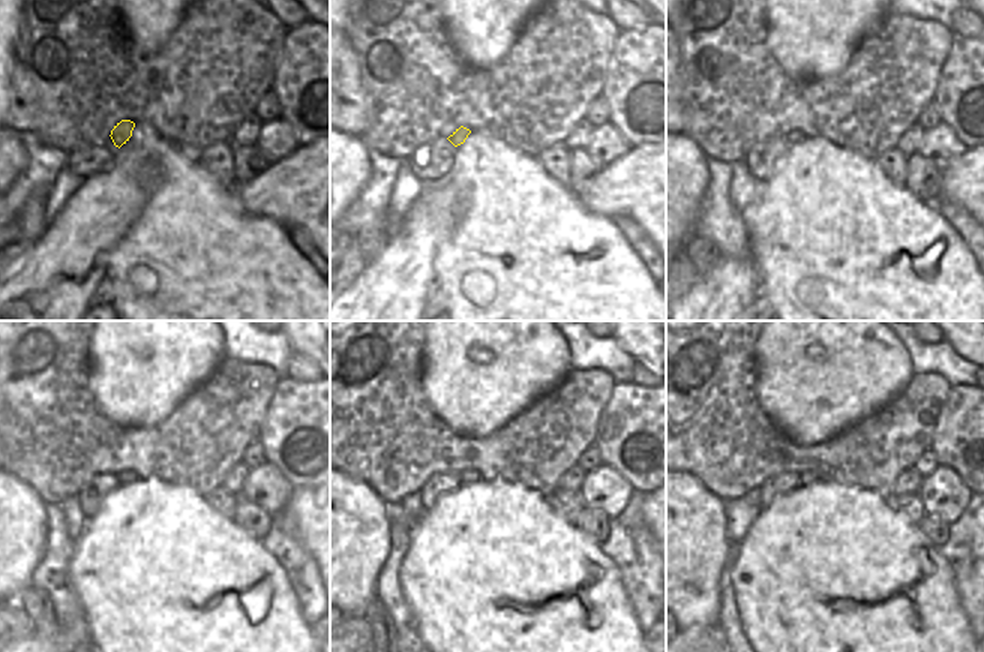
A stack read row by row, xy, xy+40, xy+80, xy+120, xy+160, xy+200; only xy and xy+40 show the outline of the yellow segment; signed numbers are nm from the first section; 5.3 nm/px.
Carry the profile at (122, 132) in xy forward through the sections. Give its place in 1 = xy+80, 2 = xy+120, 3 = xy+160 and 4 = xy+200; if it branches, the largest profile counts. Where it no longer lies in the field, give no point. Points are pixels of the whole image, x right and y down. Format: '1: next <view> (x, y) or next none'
1: next xy+80 (792, 138)
2: next xy+120 (125, 477)
3: next xy+160 (464, 475)
4: next xy+200 (806, 477)

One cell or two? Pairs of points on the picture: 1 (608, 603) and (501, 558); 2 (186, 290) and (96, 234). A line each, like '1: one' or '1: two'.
1: one
2: two

